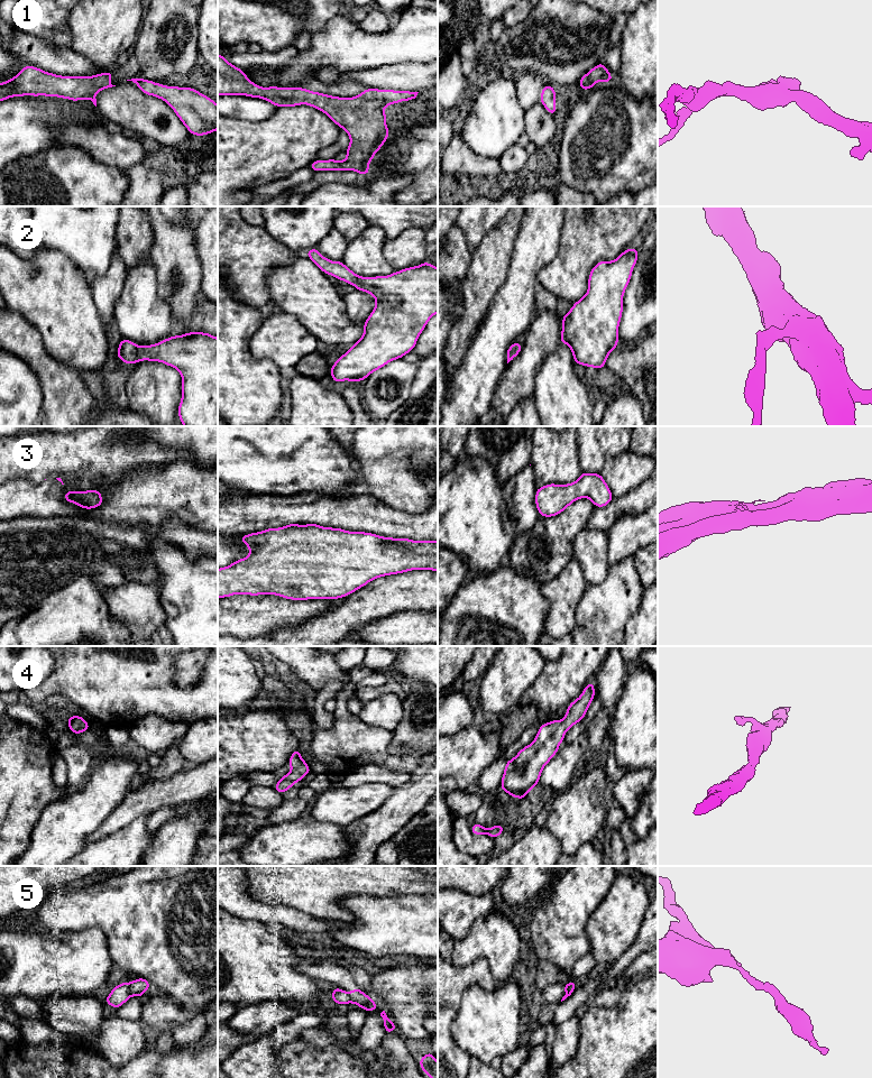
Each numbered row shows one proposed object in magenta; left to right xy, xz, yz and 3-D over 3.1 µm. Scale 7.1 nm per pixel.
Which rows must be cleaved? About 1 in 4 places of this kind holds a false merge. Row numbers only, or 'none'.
3, 5

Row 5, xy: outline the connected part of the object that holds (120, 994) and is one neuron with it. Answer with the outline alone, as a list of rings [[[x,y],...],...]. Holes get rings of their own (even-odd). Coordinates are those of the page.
[[[123,982],[118,986],[112,987],[111,993],[103,1001],[103,1003],[108,1003],[110,1006],[117,1010],[118,1007],[123,1005],[131,996],[129,986],[129,983]]]

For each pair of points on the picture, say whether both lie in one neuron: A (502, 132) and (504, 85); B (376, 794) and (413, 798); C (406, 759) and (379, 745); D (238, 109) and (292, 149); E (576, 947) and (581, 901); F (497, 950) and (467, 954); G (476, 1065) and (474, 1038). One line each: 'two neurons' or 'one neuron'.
A: one neuron
B: two neurons
C: one neuron
D: two neurons
E: one neuron
F: one neuron
G: two neurons

